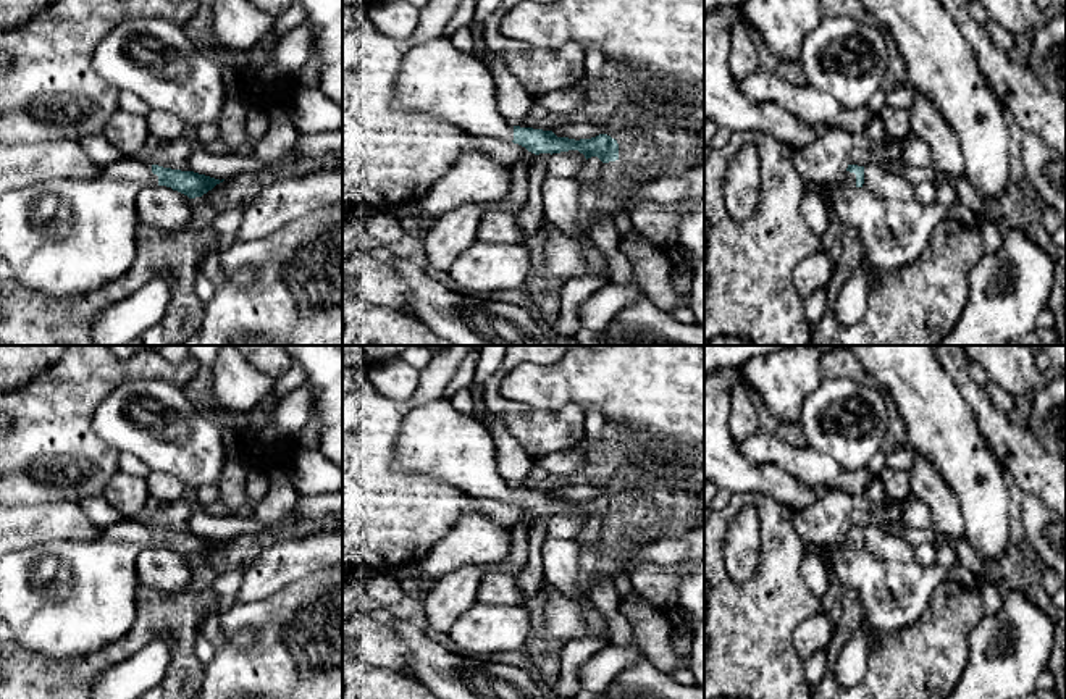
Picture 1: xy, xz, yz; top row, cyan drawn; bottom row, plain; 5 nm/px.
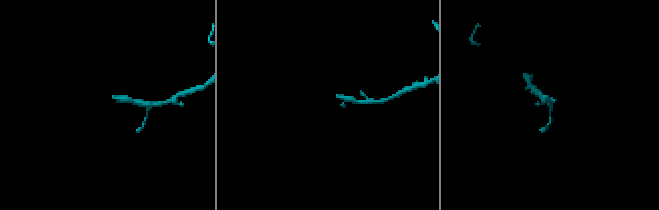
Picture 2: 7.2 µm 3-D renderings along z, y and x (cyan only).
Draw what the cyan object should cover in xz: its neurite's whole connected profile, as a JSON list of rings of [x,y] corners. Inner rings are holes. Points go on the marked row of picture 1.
[[[444,36],[405,48],[394,105],[404,113],[431,115],[473,137],[518,144],[535,155],[578,150],[586,160],[619,160],[619,144],[607,134],[575,140],[557,137],[552,131],[509,124],[499,113],[489,68]]]

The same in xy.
[[[123,157],[90,179],[50,179],[36,186],[13,189],[0,197],[0,252],[13,271],[13,281],[57,302],[89,295],[124,278],[137,255],[136,213],[137,194],[144,187],[166,186],[189,199],[202,197],[225,179],[215,179],[194,171],[181,171]]]

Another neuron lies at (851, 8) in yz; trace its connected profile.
[[[820,0],[820,10],[824,18],[846,16],[883,31],[880,21],[859,0]]]

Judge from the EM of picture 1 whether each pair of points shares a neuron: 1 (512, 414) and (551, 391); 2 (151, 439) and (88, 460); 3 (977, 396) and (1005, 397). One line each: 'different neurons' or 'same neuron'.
1: different neurons
2: different neurons
3: different neurons

